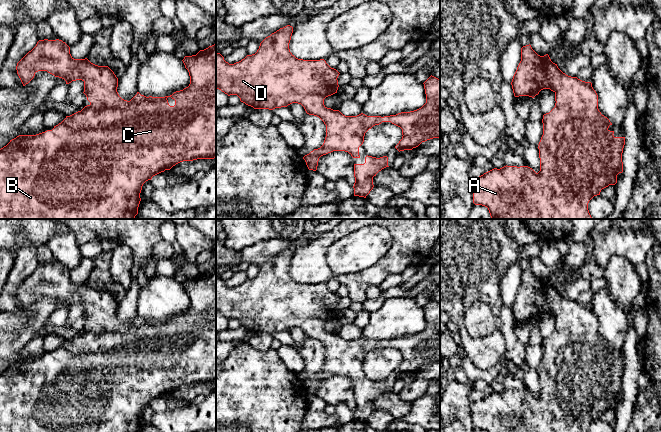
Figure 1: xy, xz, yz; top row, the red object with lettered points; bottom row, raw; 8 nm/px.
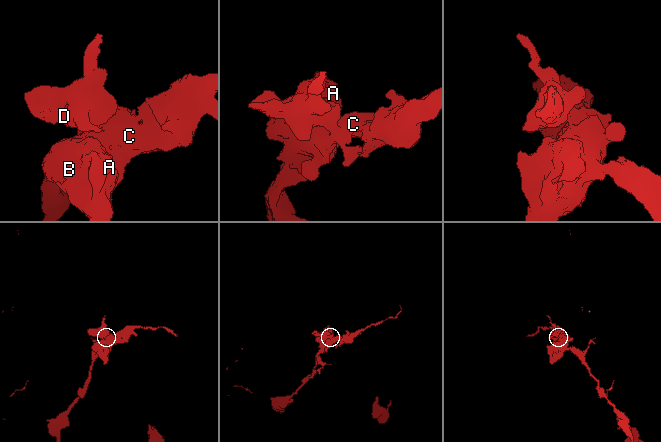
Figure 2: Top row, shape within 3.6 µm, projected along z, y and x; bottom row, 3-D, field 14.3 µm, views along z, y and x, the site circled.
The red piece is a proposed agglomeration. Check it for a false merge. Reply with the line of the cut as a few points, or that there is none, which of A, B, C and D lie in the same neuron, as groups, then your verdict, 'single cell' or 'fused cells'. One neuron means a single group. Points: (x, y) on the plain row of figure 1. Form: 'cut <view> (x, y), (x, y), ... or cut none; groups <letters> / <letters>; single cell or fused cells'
cut none; groups A B C D; single cell

